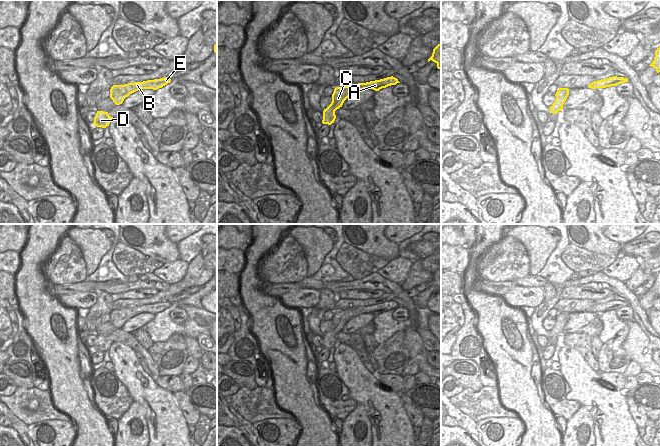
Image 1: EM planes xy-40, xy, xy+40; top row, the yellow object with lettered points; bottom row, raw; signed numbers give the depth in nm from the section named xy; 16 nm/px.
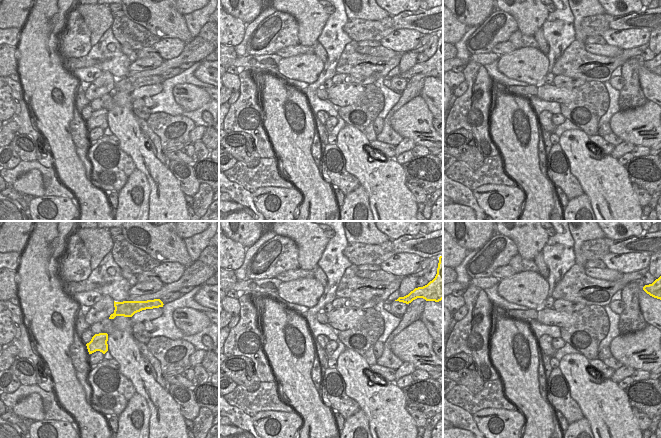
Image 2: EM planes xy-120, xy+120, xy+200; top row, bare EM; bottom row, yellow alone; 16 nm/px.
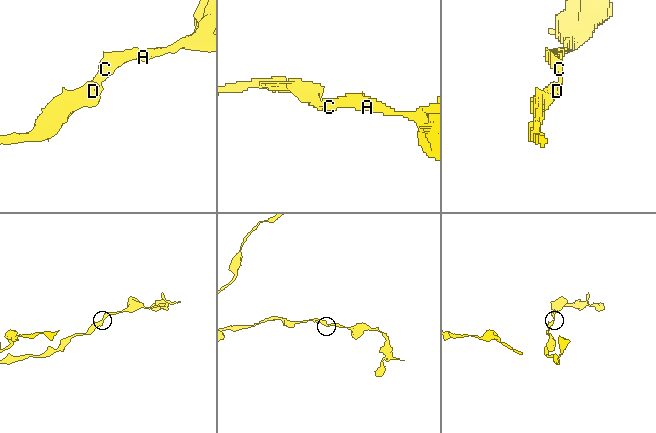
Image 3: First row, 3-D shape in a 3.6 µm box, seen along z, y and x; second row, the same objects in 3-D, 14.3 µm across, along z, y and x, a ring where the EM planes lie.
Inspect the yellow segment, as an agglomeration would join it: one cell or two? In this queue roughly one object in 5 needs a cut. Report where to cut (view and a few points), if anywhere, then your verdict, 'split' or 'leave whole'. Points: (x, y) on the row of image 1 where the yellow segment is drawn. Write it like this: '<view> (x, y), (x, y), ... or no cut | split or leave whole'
no cut | leave whole

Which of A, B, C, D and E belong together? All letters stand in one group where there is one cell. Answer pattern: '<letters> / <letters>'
A B C D E

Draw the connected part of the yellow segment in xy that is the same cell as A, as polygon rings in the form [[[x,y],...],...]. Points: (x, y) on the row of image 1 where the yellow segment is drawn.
[[[391,76],[380,80],[370,81],[366,83],[358,83],[355,85],[347,85],[342,87],[336,87],[332,94],[331,104],[323,111],[323,124],[331,125],[336,119],[335,111],[342,107],[344,101],[352,94],[364,90],[373,89],[379,91],[382,88],[386,88],[391,85],[400,83],[397,78]]]

